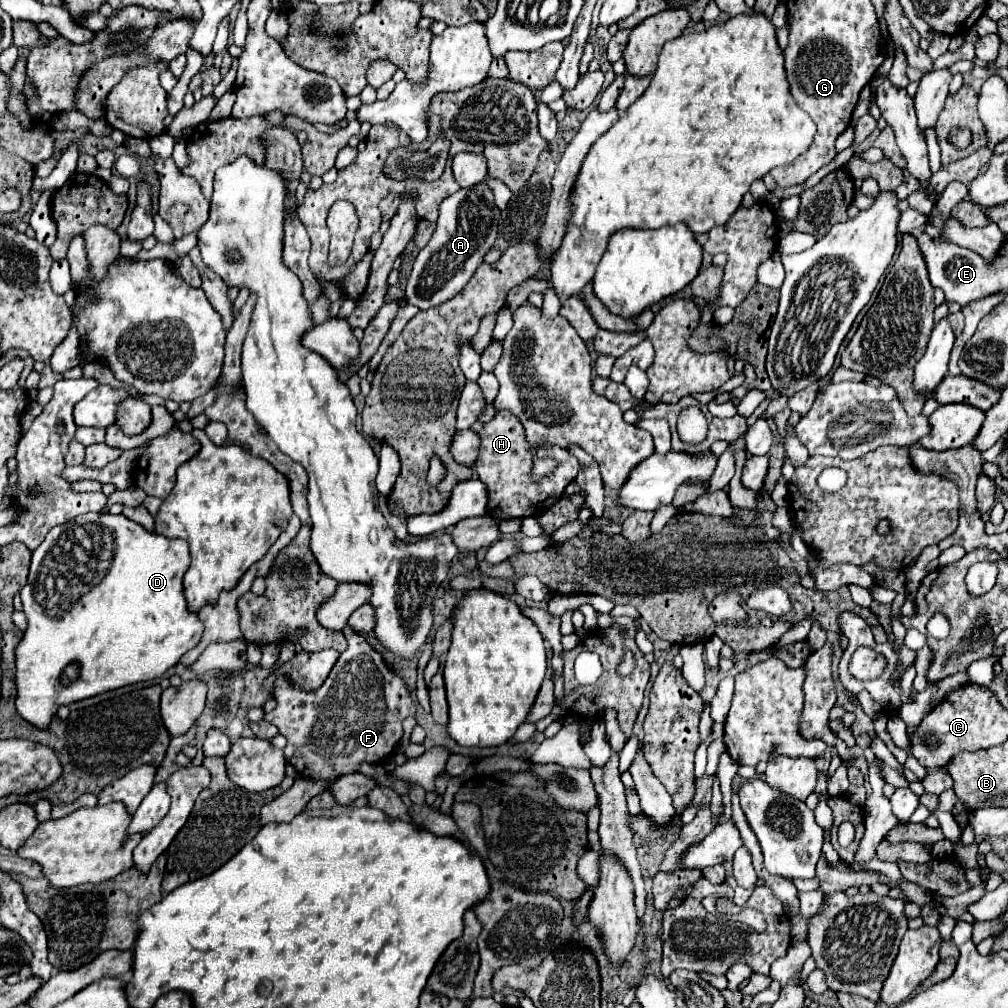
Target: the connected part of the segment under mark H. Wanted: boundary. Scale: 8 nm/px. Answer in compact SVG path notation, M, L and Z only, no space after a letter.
M499 411L489 423L485 423L485 427L477 435L481 437L481 447L479 457L475 461L475 471L489 493L487 515L499 521L515 517L537 517L545 513L545 509L549 509L553 503L561 499L565 487L579 473L579 461L567 449L559 449L559 445L535 445L535 453L539 457L555 457L559 465L553 475L533 483L529 477L533 467L531 445L527 445L521 421L511 411Z

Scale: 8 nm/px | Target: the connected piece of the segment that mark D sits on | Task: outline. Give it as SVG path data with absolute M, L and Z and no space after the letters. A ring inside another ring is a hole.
M91 513L87 521L79 515L65 525L57 525L65 527L57 543L61 547L59 573L75 569L75 545L81 545L89 557L83 565L77 565L77 571L87 571L81 575L97 573L97 587L73 601L71 609L67 613L63 609L59 617L55 599L47 597L45 589L31 589L31 581L35 581L31 563L28 583L20 591L27 629L15 647L15 707L37 729L51 725L59 705L71 705L125 685L161 677L181 655L199 643L203 633L203 623L195 613L187 611L183 595L183 575L189 569L187 541L145 531L124 515Z

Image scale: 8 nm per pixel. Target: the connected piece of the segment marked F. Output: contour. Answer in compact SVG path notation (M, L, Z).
M349 627L343 633L349 647L339 655L325 683L315 691L305 691L279 677L273 693L277 705L265 713L265 721L287 737L287 763L307 779L337 779L359 773L363 761L383 763L383 759L397 751L395 747L403 737L401 721L415 715L415 703L403 679L387 669L381 655L361 635Z

